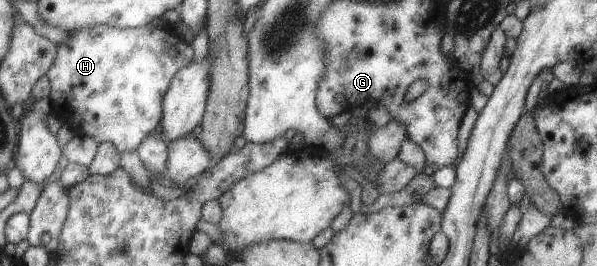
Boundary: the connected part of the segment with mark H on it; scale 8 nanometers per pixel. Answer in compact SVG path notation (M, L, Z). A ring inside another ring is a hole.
M98 25L68 32L68 41L57 45L57 55L45 74L50 82L49 99L64 122L75 133L89 136L98 144L109 142L120 153L134 152L142 139L158 130L162 101L169 82L193 59L190 45L166 28L144 25L136 28L112 28Z

